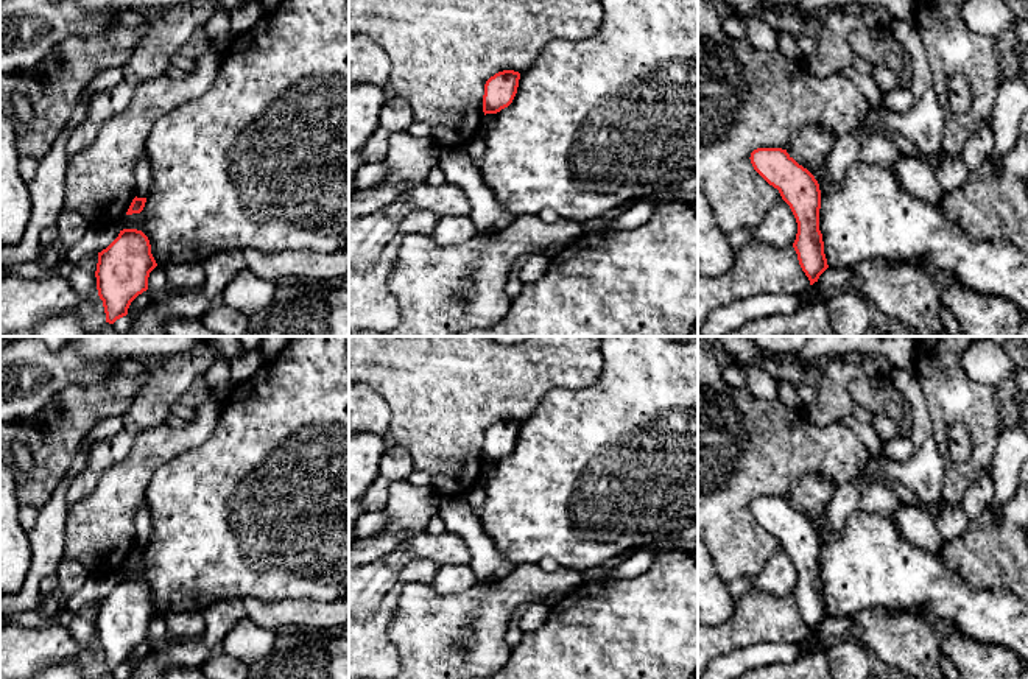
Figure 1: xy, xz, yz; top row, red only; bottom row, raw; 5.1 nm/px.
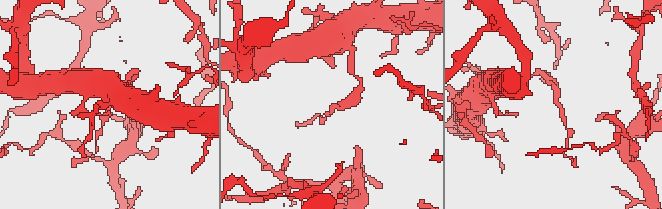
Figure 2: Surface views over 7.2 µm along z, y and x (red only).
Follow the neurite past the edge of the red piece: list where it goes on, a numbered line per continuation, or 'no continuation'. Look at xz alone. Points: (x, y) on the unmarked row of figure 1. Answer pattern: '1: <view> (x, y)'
no continuation

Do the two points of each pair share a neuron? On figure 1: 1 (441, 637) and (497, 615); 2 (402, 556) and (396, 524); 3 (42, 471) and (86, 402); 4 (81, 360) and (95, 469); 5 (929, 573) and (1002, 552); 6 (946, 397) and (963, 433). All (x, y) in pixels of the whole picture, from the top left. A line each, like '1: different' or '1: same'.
1: same
2: different
3: same
4: different
5: different
6: different

